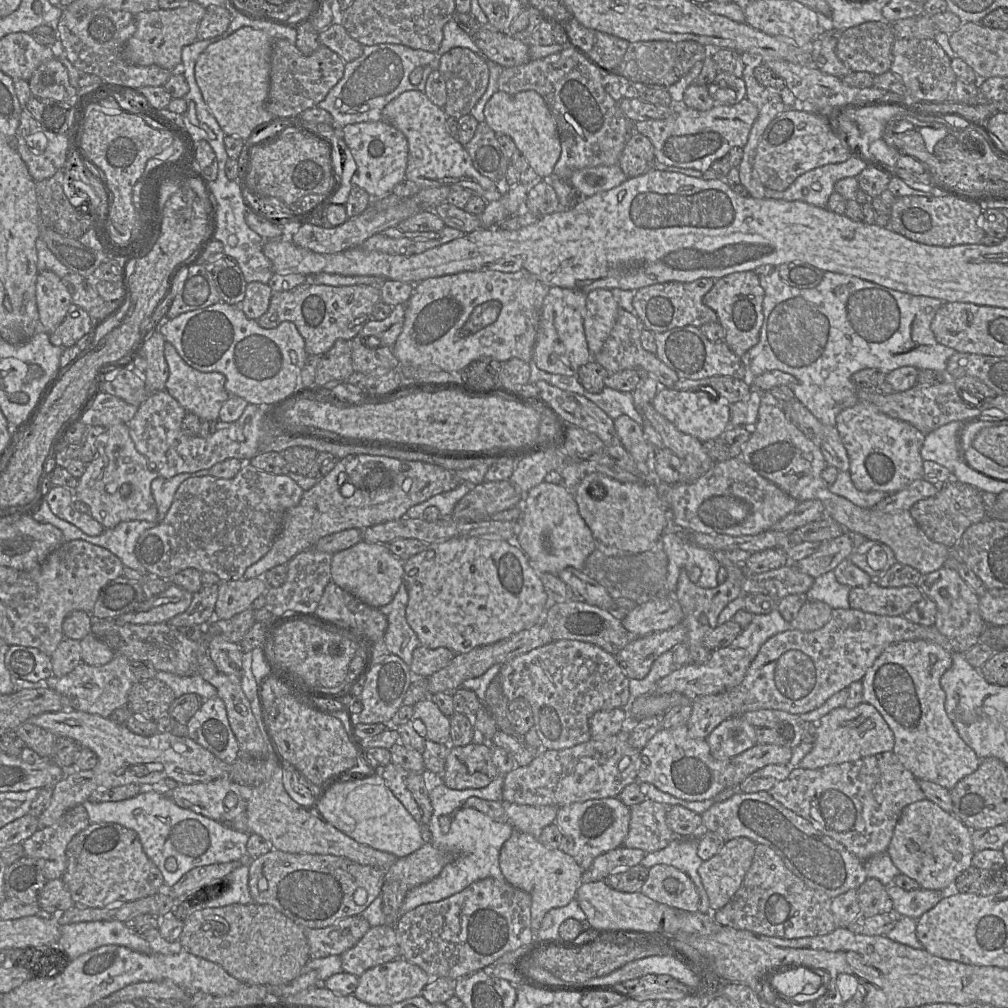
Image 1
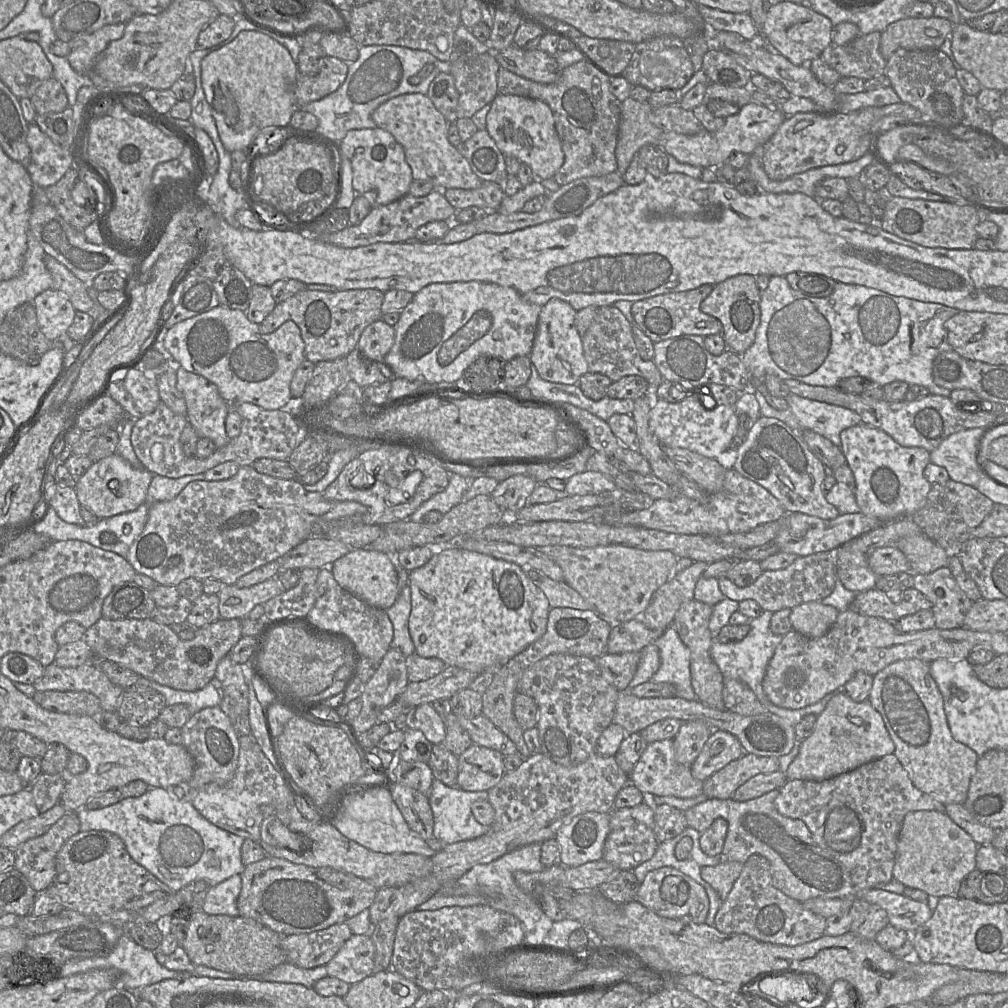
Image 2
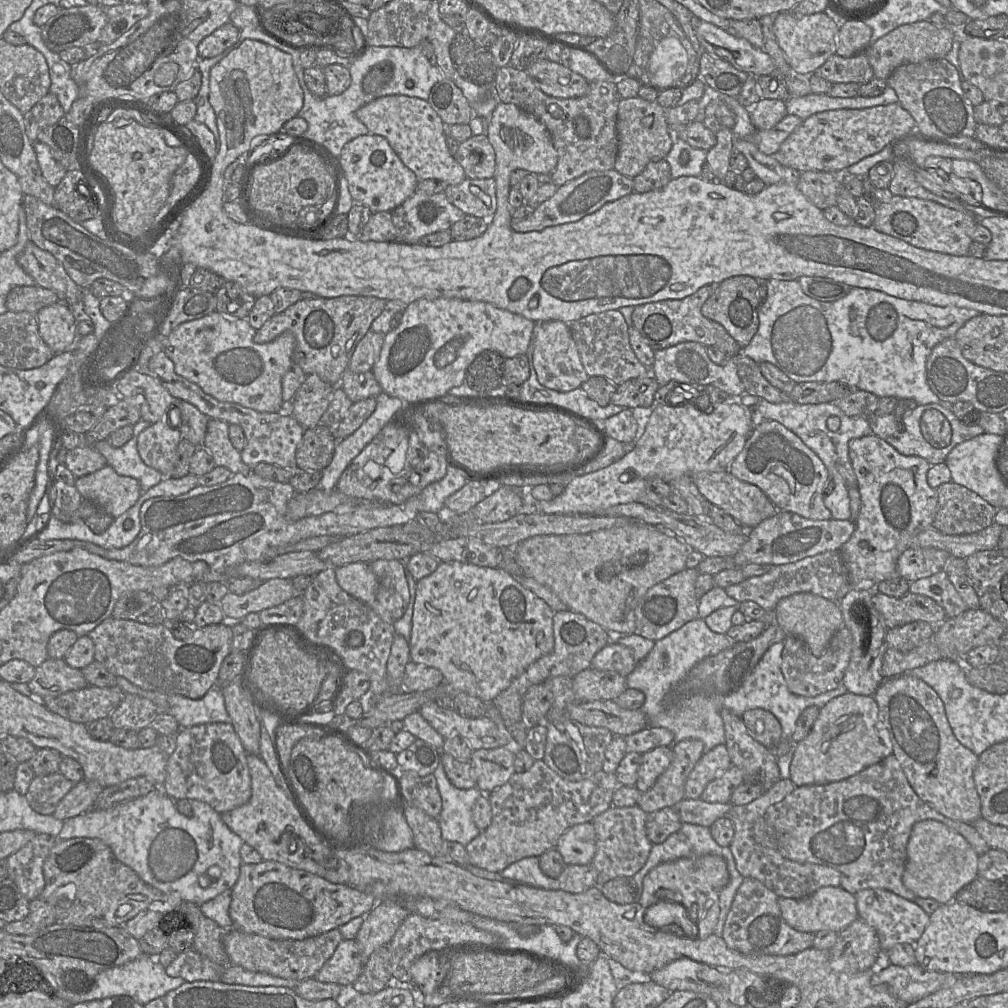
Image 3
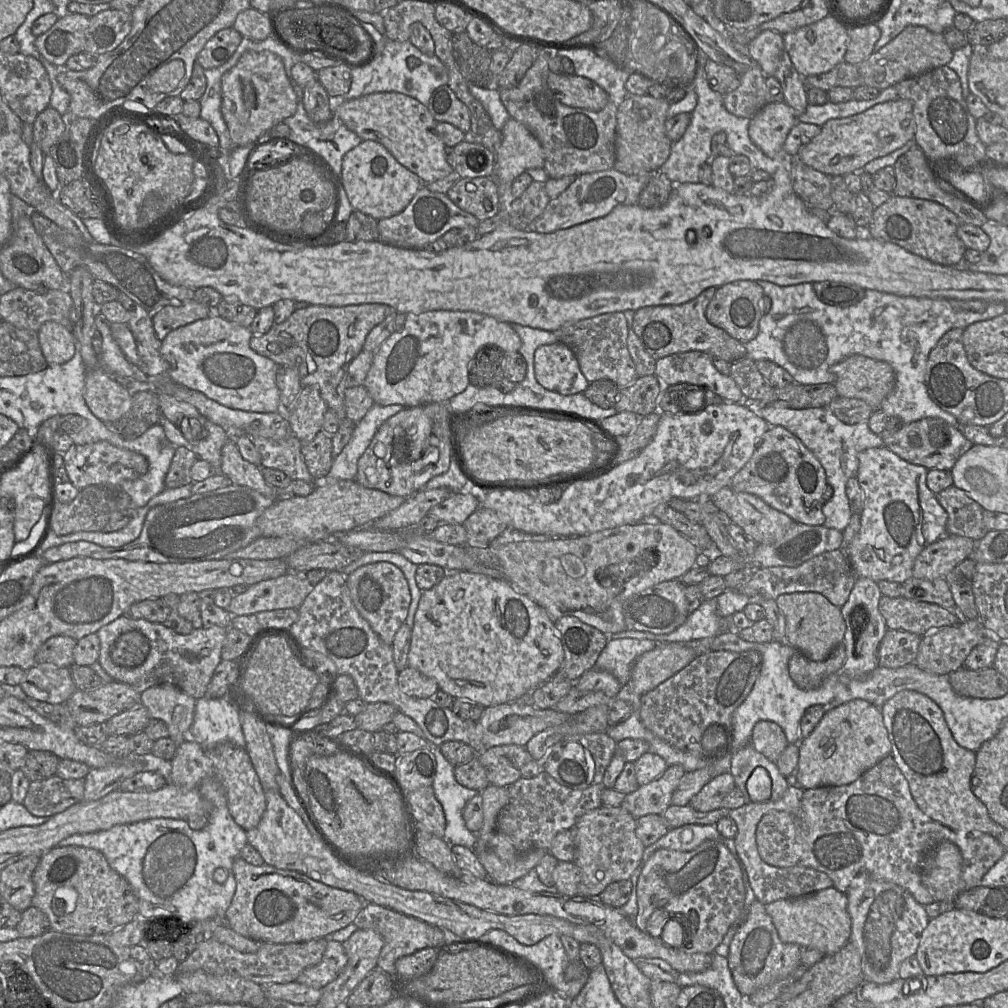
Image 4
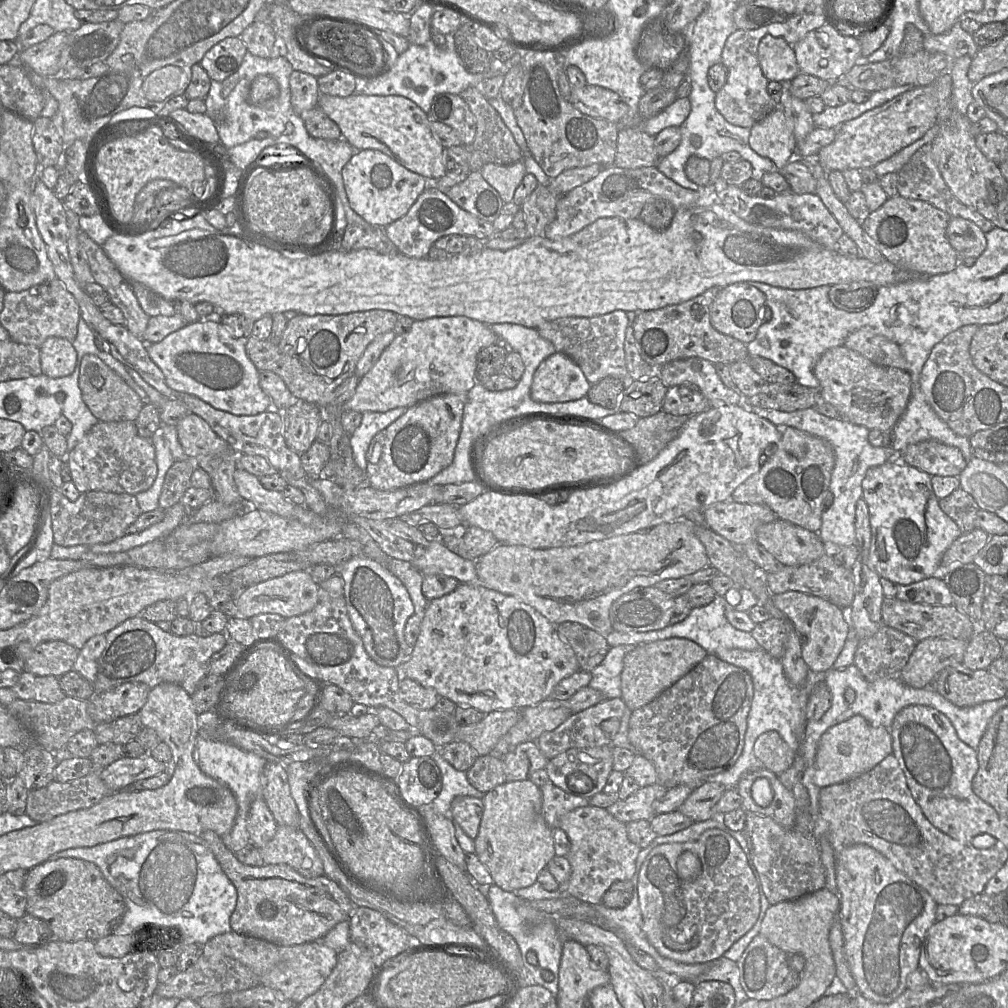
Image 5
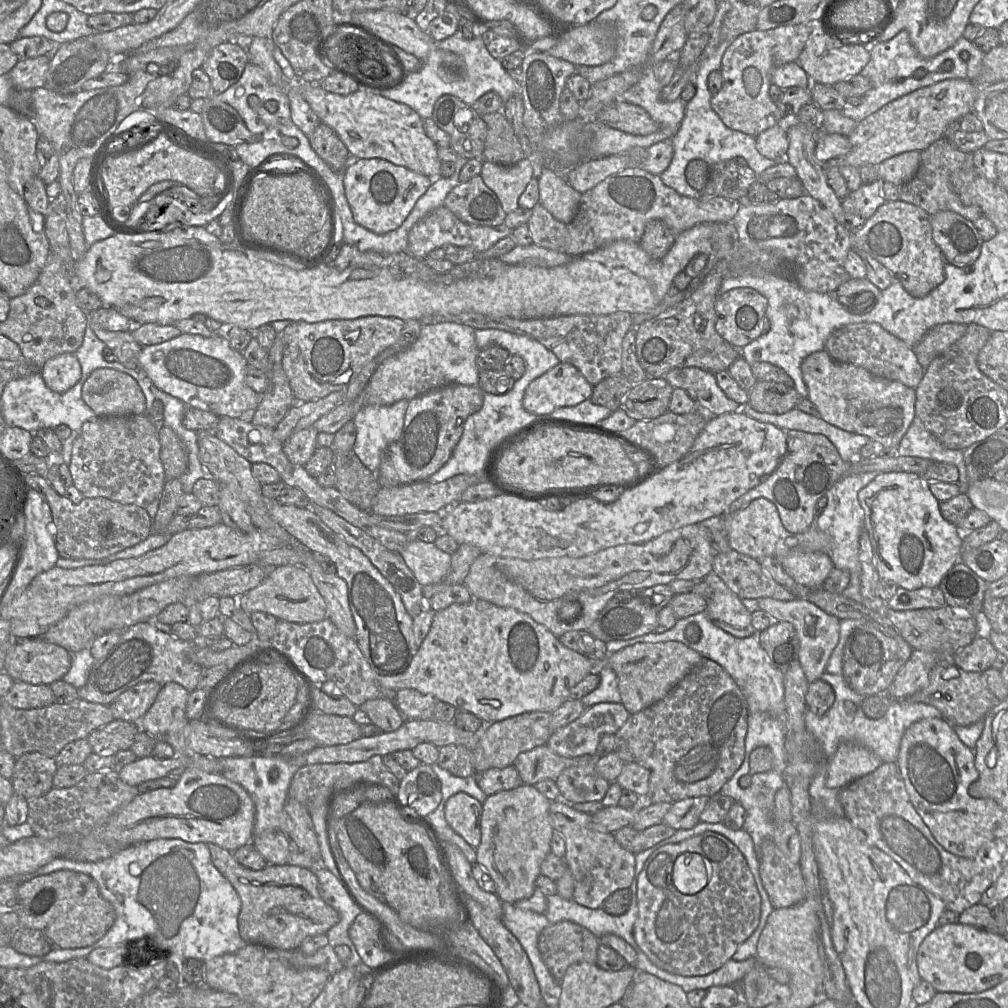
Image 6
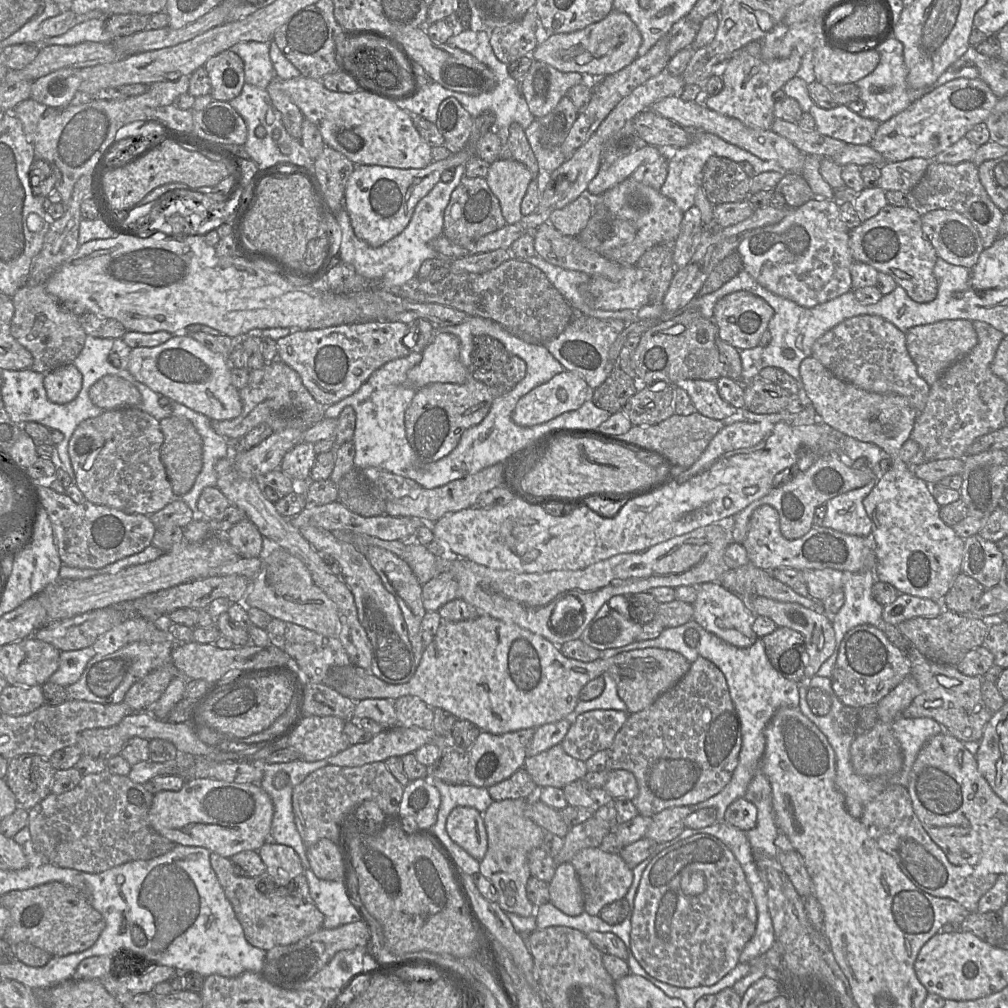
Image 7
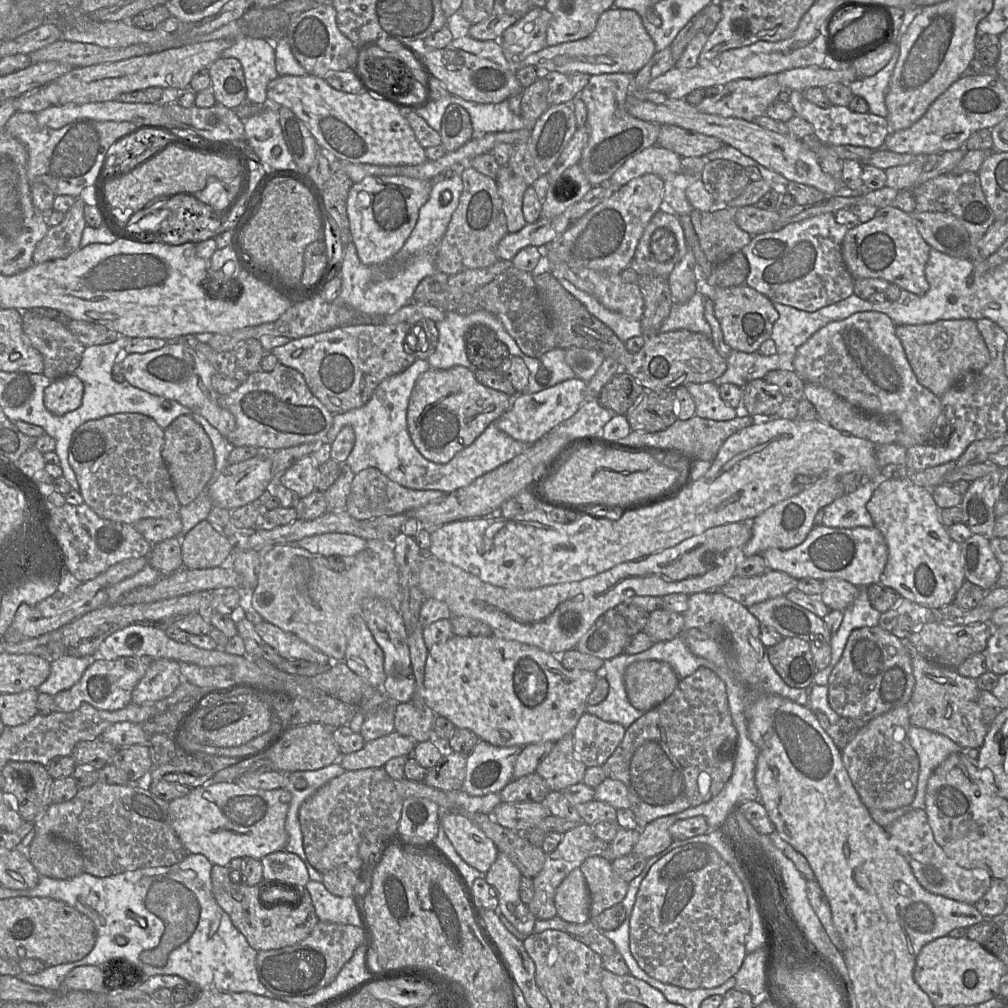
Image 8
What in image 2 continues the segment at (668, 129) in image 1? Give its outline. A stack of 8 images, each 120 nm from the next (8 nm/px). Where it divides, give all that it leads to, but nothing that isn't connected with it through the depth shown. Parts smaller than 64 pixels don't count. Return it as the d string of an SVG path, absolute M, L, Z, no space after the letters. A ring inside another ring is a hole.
M750 102L732 116L725 118L724 126L717 132L702 130L696 135L683 135L675 132L664 132L659 146L678 162L691 166L715 168L727 162L734 152L751 155L758 146L763 146L778 130L787 116L782 111L771 111L758 103Z

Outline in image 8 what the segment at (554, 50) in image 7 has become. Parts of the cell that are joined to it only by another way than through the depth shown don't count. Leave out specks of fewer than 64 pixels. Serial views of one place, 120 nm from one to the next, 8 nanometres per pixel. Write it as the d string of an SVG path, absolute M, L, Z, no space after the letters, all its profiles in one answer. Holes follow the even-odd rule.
M611 7L599 17L594 31L586 38L561 43L555 46L546 46L542 50L527 56L520 65L514 67L534 66L541 72L575 73L581 72L588 75L608 73L637 73L643 68L656 53L655 44L643 25L640 15L628 9Z

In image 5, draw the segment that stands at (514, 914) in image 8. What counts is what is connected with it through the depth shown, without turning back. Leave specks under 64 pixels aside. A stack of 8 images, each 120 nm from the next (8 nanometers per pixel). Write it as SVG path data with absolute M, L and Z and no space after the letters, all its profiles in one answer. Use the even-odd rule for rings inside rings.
M530 780L505 782L485 793L483 814L476 836L475 854L489 871L493 883L506 892L515 892L533 885L539 873L555 856L553 830L547 826L542 815L542 795L538 786Z

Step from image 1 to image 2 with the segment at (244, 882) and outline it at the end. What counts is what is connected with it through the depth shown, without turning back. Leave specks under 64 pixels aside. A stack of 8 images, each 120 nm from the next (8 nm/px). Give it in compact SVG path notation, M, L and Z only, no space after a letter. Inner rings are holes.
M233 875L227 880L209 887L201 910L209 915L238 916L237 899L242 887L241 876Z

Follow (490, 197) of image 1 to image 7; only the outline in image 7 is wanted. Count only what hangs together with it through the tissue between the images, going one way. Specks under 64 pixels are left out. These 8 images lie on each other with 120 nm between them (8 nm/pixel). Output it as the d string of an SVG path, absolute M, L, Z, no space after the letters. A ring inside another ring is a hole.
M299 76L282 81L282 90L298 106L305 119L319 129L326 146L342 153L355 165L379 165L399 169L421 169L433 162L432 148L421 138L409 114L391 102L360 90L341 93L328 90L321 80Z

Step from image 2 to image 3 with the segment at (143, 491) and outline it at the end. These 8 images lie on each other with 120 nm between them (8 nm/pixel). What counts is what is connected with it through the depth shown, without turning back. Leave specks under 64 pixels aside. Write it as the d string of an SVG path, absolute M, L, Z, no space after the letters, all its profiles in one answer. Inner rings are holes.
M108 464L77 478L74 486L84 500L92 502L114 519L134 506L142 494L136 479L117 474Z

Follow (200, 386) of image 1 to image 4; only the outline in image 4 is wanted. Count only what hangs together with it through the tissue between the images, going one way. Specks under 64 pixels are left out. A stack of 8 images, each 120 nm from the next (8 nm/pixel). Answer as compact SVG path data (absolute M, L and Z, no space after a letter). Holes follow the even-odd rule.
M230 438L222 448L220 473L229 483L244 486L269 497L277 498L281 492L268 485L261 473L261 467L241 456L235 438Z

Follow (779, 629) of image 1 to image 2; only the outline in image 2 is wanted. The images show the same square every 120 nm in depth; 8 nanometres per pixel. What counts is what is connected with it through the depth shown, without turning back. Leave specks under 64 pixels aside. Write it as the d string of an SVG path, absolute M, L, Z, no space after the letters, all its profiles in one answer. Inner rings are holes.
M763 611L762 614L754 619L750 619L748 624L750 631L741 641L733 643L720 643L713 638L711 643L711 657L719 668L724 679L735 679L746 684L750 690L755 694L758 701L772 714L775 714L781 718L784 718L791 722L793 725L798 724L801 718L809 714L817 713L823 708L823 706L833 698L833 694L836 692L845 693L845 687L839 687L831 693L824 696L819 702L804 707L802 709L791 710L780 708L774 705L763 690L763 679L766 674L769 661L774 655L774 652L781 642L783 636L773 634L770 631L770 620L773 613L771 611Z

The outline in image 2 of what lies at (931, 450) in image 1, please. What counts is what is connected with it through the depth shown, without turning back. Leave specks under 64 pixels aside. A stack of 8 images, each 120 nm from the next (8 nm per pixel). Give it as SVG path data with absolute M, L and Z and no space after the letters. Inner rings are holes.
M971 428L951 434L930 452L930 462L944 467L951 480L975 487L984 473L982 466L978 462L978 449L986 429Z

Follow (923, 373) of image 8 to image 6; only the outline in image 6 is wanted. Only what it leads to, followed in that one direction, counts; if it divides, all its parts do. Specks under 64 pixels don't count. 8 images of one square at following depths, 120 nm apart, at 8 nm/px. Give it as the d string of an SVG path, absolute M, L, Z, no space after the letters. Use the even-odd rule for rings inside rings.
M950 322L931 328L913 347L919 364L926 369L937 356L944 353L965 334L967 326Z

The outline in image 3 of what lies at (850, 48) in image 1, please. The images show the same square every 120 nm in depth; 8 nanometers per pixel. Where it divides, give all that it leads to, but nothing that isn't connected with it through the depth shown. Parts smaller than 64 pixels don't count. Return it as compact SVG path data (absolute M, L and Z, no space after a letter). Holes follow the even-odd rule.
M861 51L850 57L843 57L835 53L814 73L832 84L850 82L864 84L874 78L866 51Z

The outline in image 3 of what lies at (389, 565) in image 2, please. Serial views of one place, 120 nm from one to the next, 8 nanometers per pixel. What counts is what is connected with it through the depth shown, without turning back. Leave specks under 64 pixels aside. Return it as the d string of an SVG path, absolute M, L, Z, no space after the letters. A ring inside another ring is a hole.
M354 562L335 568L336 581L349 595L371 606L379 588L377 576L369 563Z

